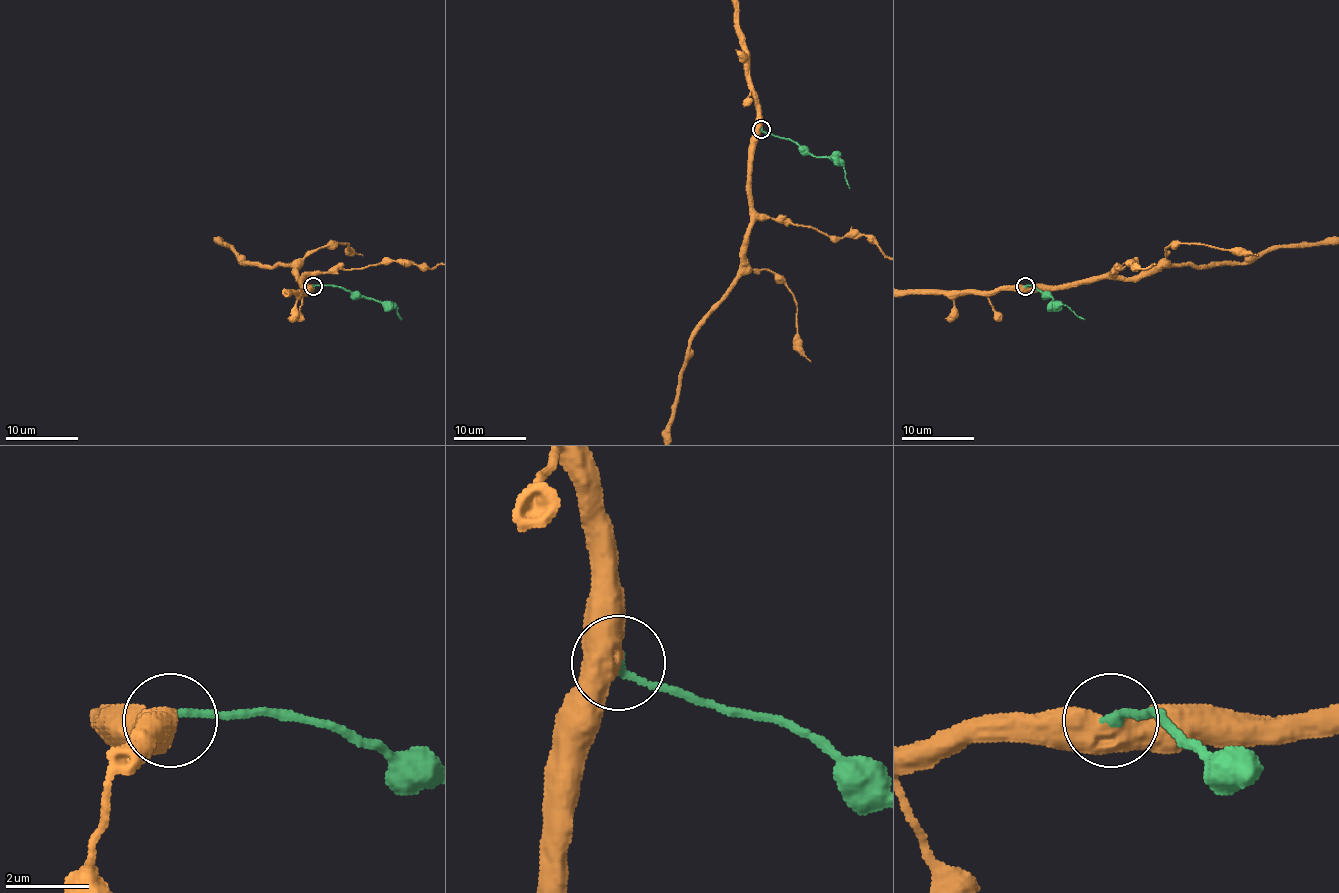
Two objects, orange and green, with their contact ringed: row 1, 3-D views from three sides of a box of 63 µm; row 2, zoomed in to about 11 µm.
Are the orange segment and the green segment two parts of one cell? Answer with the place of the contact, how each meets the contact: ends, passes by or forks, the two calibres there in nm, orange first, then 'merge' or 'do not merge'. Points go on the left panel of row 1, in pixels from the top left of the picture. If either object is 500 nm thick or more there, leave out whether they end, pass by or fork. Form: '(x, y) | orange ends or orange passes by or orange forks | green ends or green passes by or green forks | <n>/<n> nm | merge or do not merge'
(313, 286) | 600/200 nm | merge

